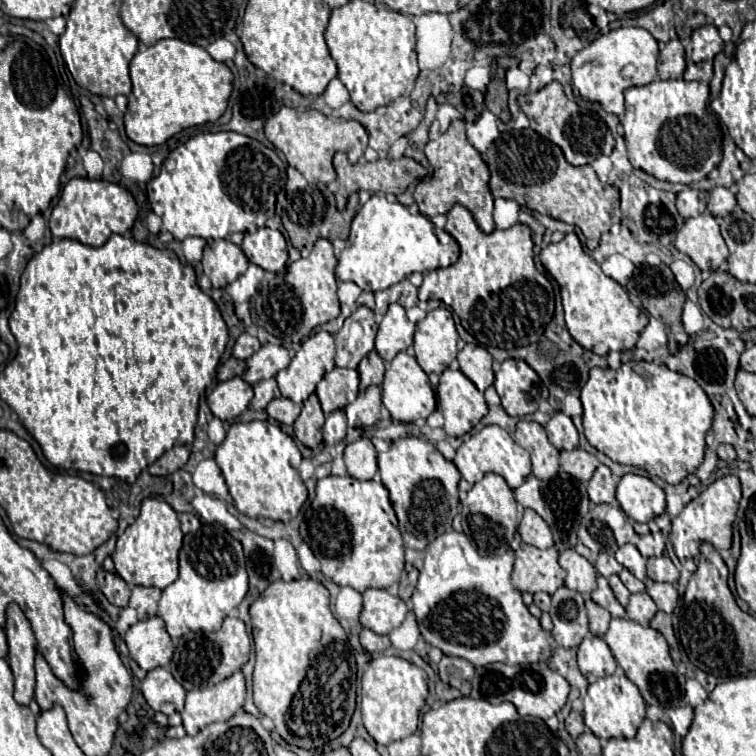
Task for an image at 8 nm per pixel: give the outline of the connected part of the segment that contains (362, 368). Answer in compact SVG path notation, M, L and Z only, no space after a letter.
M372 350L368 356L362 358L362 362L358 364L358 374L360 374L360 390L362 392L368 386L380 386L382 384L382 380L384 380L384 362L376 354L376 350Z

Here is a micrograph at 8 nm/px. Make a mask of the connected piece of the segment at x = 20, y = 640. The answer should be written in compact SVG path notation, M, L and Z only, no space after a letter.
M10 604L6 612L6 636L8 636L8 664L14 672L14 700L22 706L28 706L34 700L36 688L36 670L34 660L38 652L38 644L30 622L18 608L18 604Z

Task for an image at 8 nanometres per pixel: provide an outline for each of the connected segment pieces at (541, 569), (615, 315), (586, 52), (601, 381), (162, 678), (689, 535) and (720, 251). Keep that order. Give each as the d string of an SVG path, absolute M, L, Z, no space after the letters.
M522 544L516 550L512 584L518 592L546 592L554 594L564 584L564 570L558 564L558 550L546 548L540 550L530 544Z
M574 232L566 234L558 244L548 244L540 252L540 262L560 286L566 326L580 346L600 356L606 356L612 350L632 350L636 346L638 334L648 324L648 316L634 306L628 292L618 282L608 278L582 250L582 244Z
M618 28L580 50L572 58L572 88L590 102L600 102L606 112L624 114L624 90L630 86L644 86L656 80L658 42L644 28Z
M626 362L618 370L612 368L592 368L590 378L582 388L582 406L584 406L584 436L600 452L618 464L638 466L650 470L668 484L678 484L704 460L704 436L712 426L714 408L706 392L688 376L668 370L666 366L656 366L650 362Z
M154 668L142 680L142 694L154 712L174 714L184 710L186 690L172 678L166 668Z
M722 476L714 480L698 498L694 498L686 508L672 520L670 540L680 561L696 558L700 551L700 540L708 540L718 550L728 550L732 544L732 524L736 520L736 510L742 497L740 480L736 476Z
M708 210L696 218L688 218L674 244L676 250L690 256L702 272L718 270L728 258L728 248L720 234L718 222Z

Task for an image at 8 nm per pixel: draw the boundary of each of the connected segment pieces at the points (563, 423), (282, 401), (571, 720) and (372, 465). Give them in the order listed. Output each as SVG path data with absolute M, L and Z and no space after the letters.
M554 412L550 422L546 424L546 434L548 440L558 448L558 450L574 450L578 446L578 432L576 426L572 424L570 416L564 412Z
M276 398L268 404L266 412L270 418L274 418L280 424L294 424L294 420L300 414L300 406L288 398Z
M570 712L570 716L566 718L566 730L568 730L568 734L572 736L572 738L578 738L582 732L584 732L584 720L582 720L582 716L578 714L578 712Z
M360 438L346 446L344 450L344 462L348 468L348 474L358 480L372 480L378 472L378 460L376 450L368 438Z

